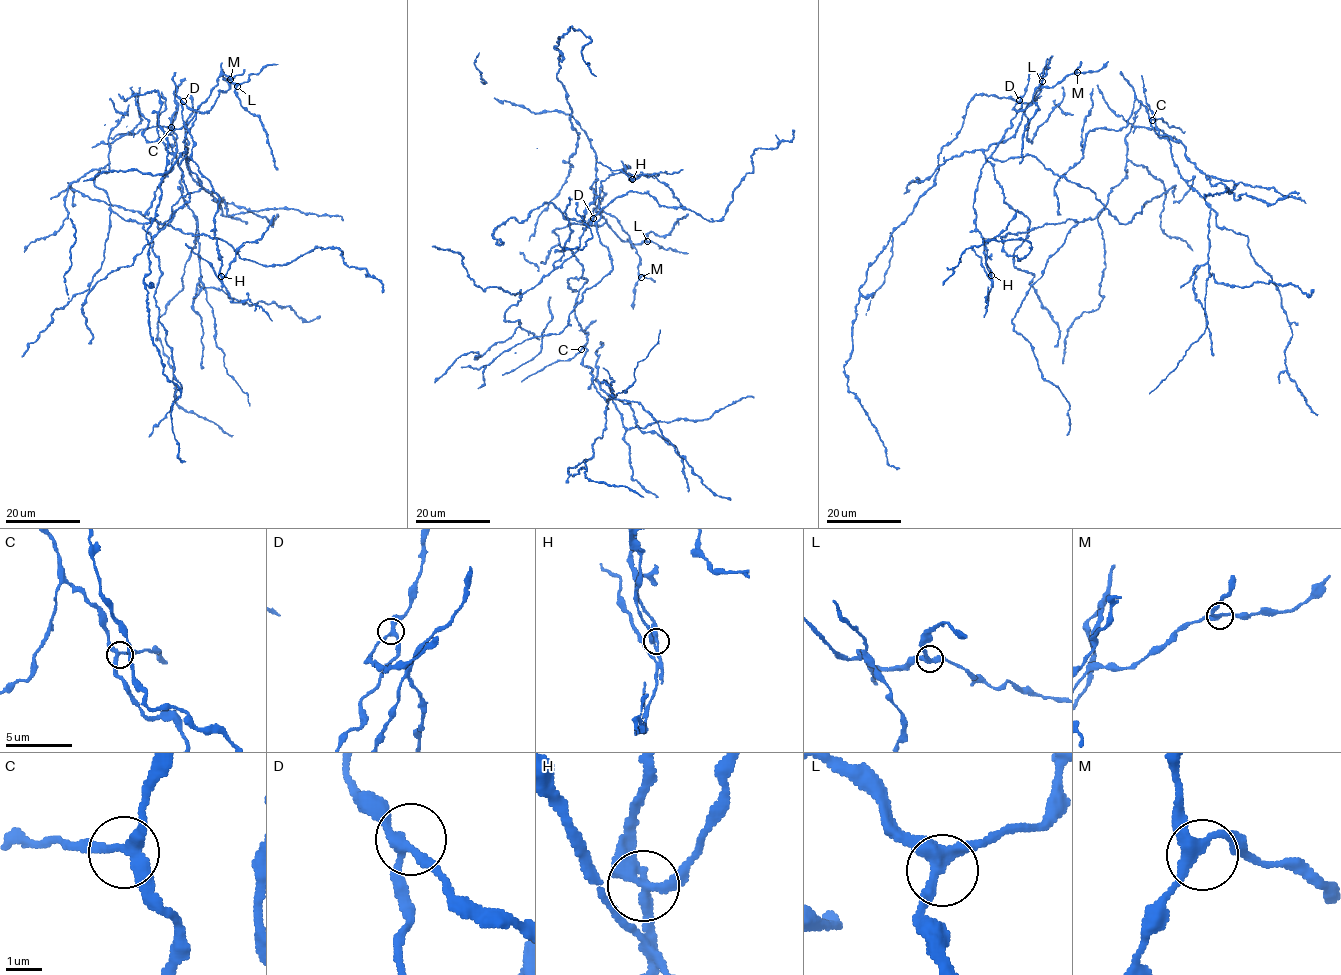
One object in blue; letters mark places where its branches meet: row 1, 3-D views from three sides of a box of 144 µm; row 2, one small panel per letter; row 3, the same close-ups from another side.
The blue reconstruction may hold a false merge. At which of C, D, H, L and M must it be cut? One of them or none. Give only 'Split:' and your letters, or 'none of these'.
Split: H

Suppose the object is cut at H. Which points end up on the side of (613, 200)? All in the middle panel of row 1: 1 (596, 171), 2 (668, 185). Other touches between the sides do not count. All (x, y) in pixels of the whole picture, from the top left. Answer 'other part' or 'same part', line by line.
1: same part
2: same part

